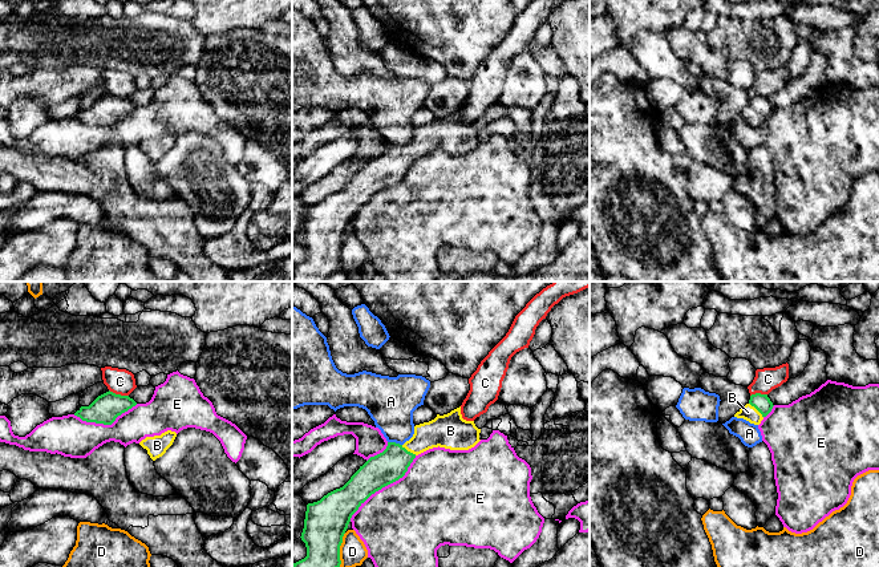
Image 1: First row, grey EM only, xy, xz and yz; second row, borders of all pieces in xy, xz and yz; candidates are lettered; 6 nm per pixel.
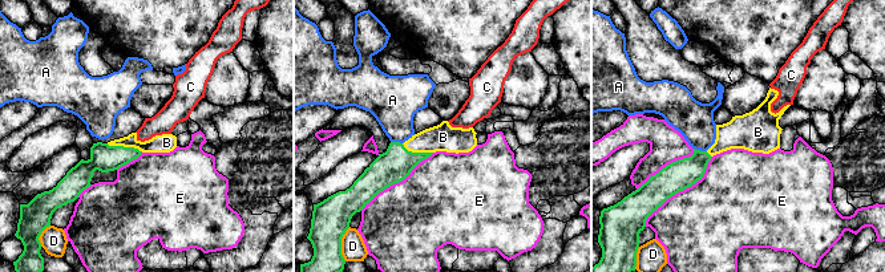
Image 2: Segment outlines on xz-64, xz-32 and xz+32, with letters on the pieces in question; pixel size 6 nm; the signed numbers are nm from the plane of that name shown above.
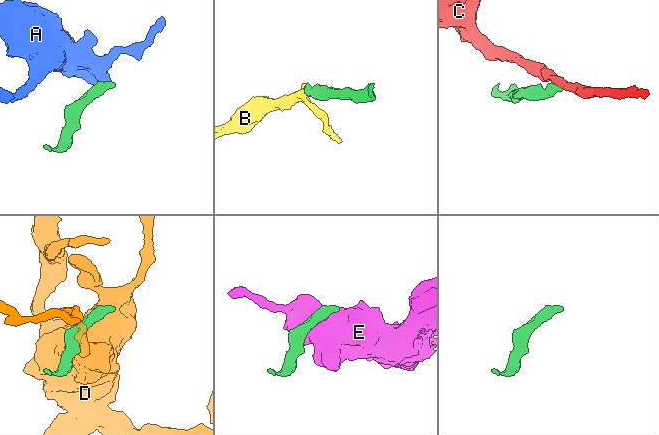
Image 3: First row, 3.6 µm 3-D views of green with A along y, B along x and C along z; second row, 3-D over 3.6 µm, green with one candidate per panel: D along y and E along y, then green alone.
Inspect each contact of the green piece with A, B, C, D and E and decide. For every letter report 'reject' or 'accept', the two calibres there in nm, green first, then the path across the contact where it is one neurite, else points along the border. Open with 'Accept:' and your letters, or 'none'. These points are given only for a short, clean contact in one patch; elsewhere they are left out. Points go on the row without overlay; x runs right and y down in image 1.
Accept: B
A: reject | 200/300 nm | along xz (388, 144), (401, 148)
B: accept | 200/190 nm | across xz (391, 167), (409, 154), (426, 138), (444, 133)
C: reject | 170/160 nm | along xy (109, 92), (128, 98)
D: reject | 260/160 nm | along xz (345, 235), (340, 248), (339, 270)
E: reject | 200/500 nm

